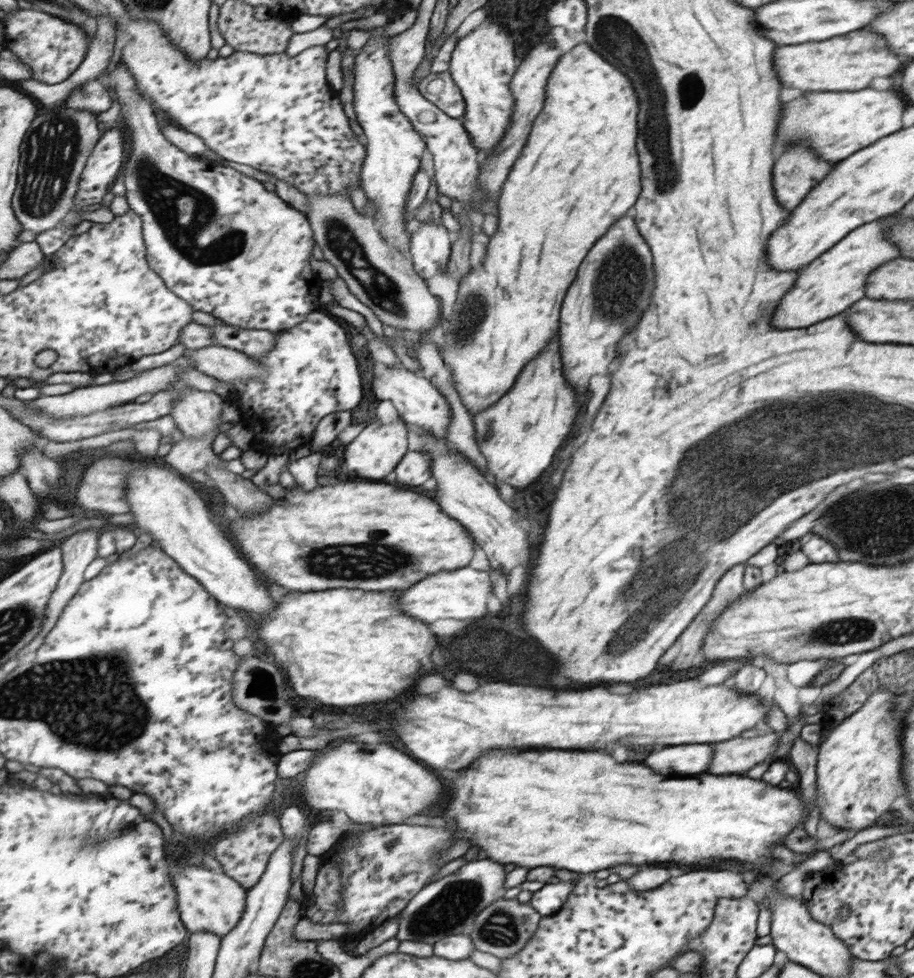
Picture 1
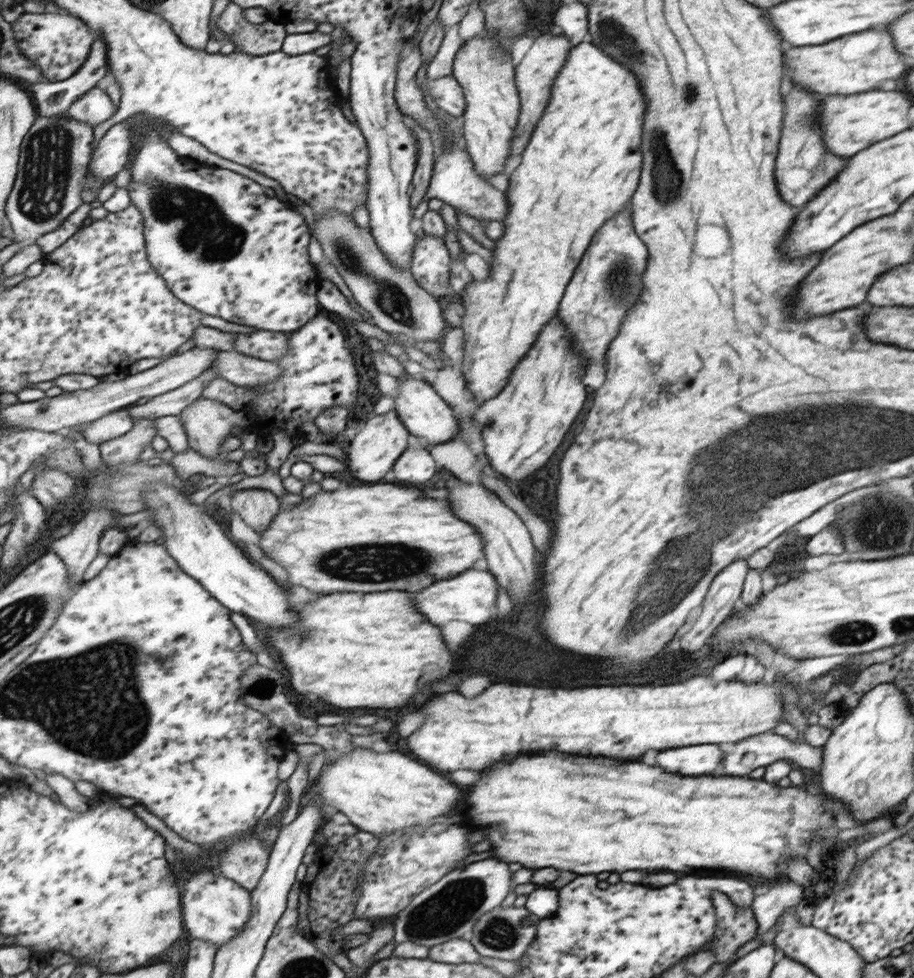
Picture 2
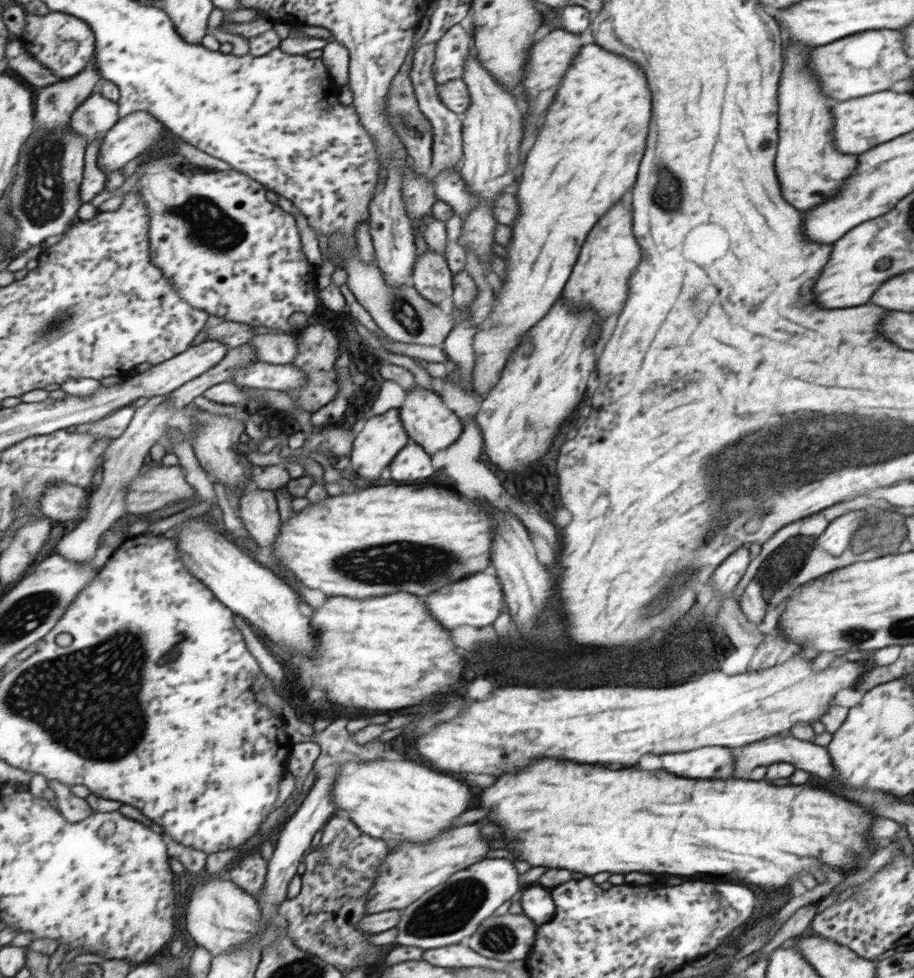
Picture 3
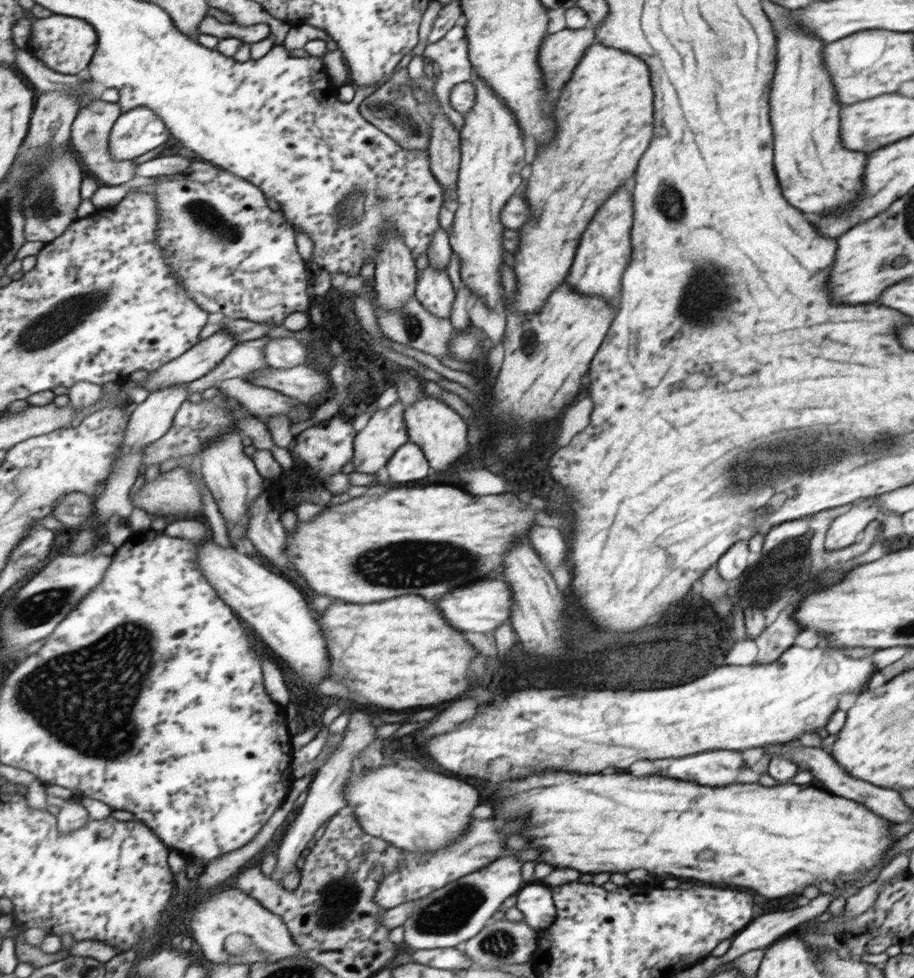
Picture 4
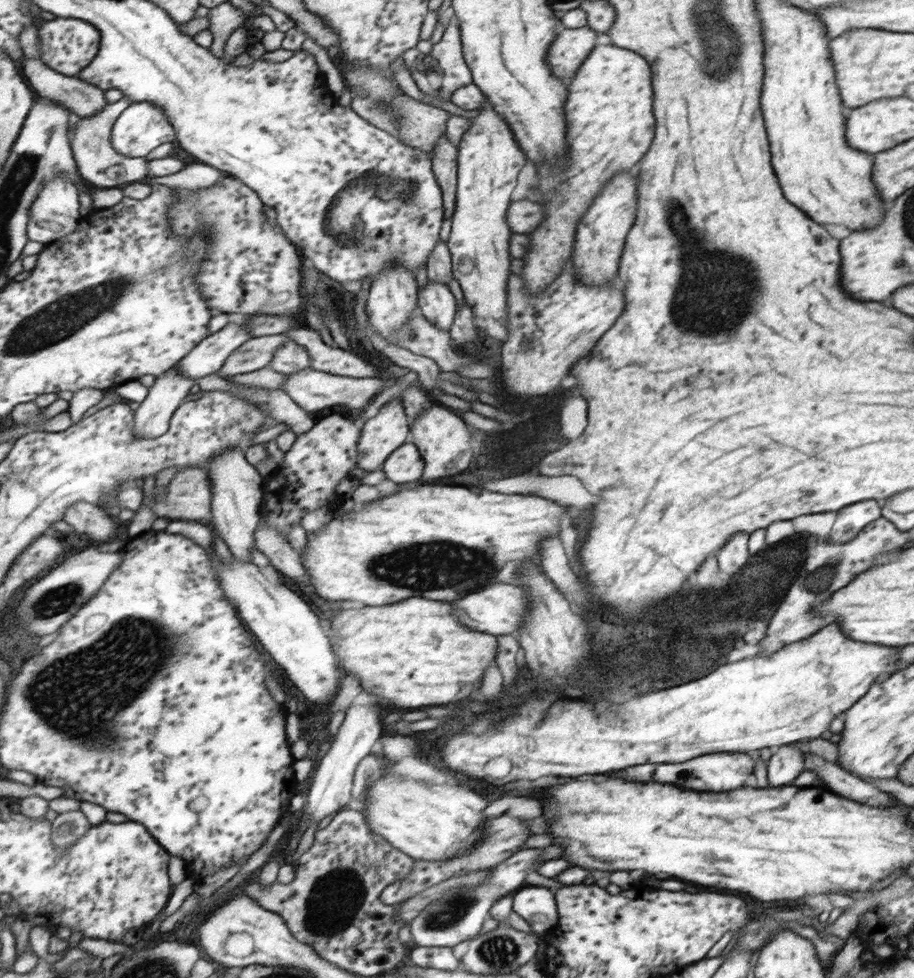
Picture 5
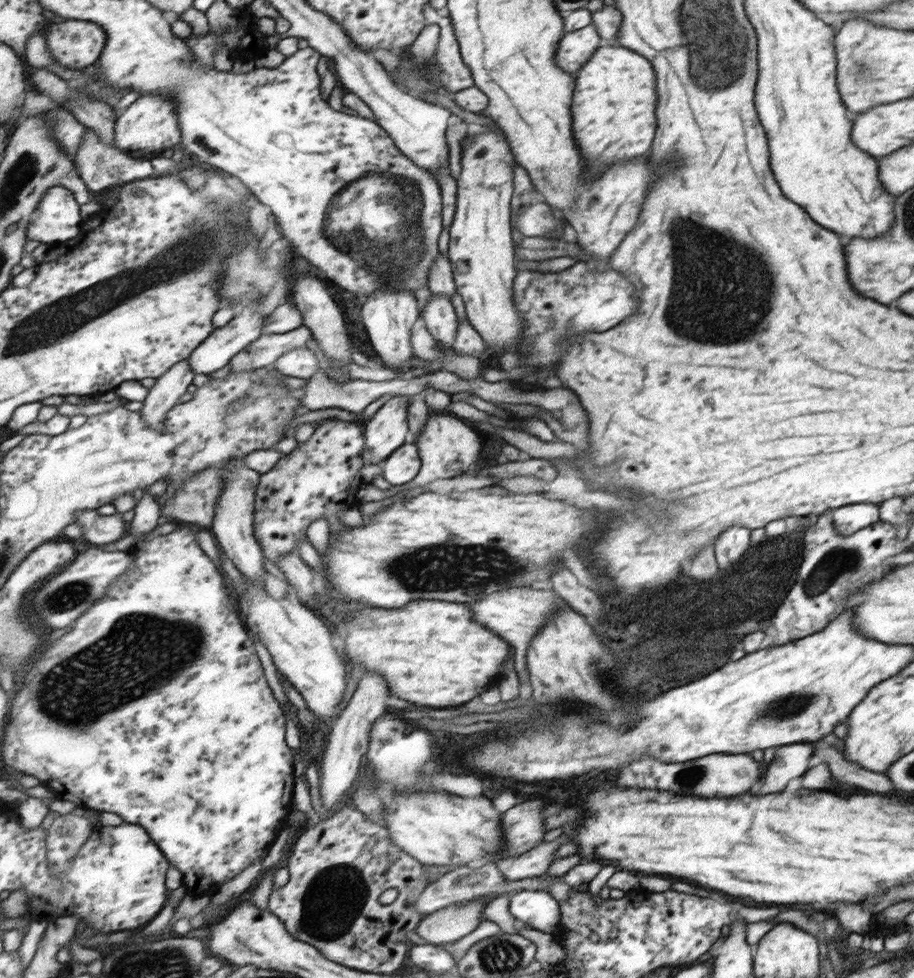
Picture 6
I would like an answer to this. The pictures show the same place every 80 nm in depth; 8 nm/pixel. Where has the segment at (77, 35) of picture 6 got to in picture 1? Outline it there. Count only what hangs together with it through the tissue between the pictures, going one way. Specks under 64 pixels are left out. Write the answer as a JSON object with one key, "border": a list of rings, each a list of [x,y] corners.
{"border":[[[17,10],[5,14],[4,48],[19,55],[19,58],[33,70],[31,76],[49,85],[61,84],[78,70],[90,50],[89,38],[79,24],[51,16],[42,11]]]}

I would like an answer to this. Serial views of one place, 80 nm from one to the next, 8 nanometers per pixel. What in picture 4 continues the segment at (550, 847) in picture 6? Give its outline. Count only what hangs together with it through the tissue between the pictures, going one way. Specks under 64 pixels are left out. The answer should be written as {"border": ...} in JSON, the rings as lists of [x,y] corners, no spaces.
{"border":[[[515,856],[507,858],[497,858],[493,866],[485,866],[474,870],[473,873],[466,874],[464,877],[456,878],[448,882],[445,886],[433,890],[432,893],[426,894],[423,898],[417,900],[417,904],[412,906],[410,915],[403,921],[403,941],[413,950],[434,949],[434,948],[451,948],[459,942],[469,940],[475,936],[485,926],[491,915],[498,910],[497,904],[501,904],[505,898],[513,896],[519,886],[521,886],[521,872],[519,872],[523,862]]]}

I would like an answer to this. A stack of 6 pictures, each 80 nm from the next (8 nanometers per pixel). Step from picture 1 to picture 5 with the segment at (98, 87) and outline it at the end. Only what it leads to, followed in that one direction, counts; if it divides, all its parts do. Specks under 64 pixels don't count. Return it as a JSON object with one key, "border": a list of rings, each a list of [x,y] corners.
{"border":[[[123,96],[111,103],[103,112],[95,116],[81,118],[71,134],[72,150],[82,178],[94,188],[115,188],[123,180],[138,182],[149,174],[149,161],[144,157],[129,157],[117,152],[112,146],[112,130],[121,113],[128,109],[132,102]]]}

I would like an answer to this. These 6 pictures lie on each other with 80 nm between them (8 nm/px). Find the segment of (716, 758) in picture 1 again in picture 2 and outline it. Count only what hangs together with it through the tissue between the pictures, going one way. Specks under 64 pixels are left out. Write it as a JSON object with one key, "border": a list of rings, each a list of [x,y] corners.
{"border":[[[773,732],[756,734],[756,736],[751,736],[749,740],[737,742],[737,746],[729,744],[725,748],[725,774],[727,776],[747,776],[751,770],[755,770],[759,766],[765,767],[776,760],[789,760],[801,768],[819,771],[822,761],[822,747],[811,746],[800,739],[789,740]]]}

